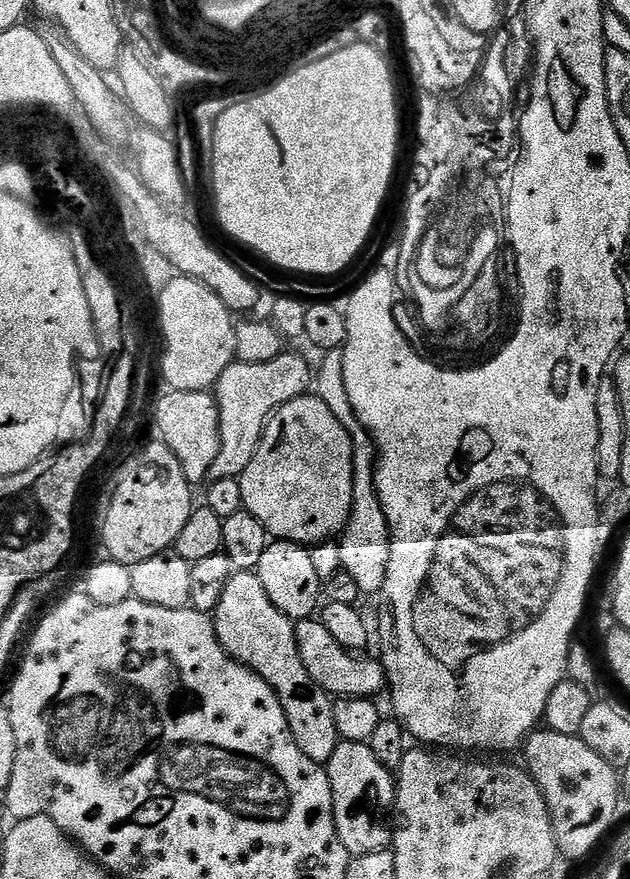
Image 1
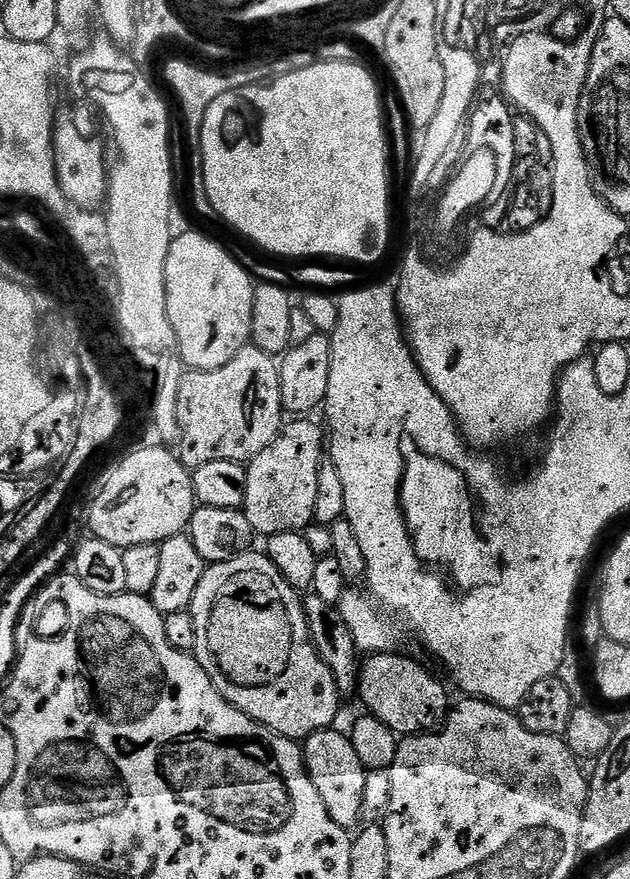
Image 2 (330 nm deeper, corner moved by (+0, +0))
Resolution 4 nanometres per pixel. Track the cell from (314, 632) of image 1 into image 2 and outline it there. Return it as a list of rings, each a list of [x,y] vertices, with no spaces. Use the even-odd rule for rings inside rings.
[[[391,651],[377,652],[367,657],[368,661],[360,664],[358,677],[358,697],[368,708],[367,711],[377,716],[383,724],[390,726],[390,730],[396,732],[397,737],[419,736],[435,732],[448,719],[450,703],[448,704],[448,692],[444,684],[428,668],[423,668],[416,660],[408,656],[392,656]]]

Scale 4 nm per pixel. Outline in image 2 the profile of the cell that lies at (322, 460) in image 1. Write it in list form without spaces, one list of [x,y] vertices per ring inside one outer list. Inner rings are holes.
[[[296,418],[296,420],[291,424],[291,422],[285,423],[283,425],[282,431],[279,436],[277,436],[276,441],[270,446],[266,446],[266,450],[262,450],[262,454],[258,454],[253,458],[253,460],[247,461],[246,467],[248,473],[246,474],[246,498],[244,499],[243,511],[246,514],[246,518],[250,522],[253,533],[262,534],[261,537],[267,538],[273,536],[274,534],[282,534],[283,532],[303,532],[309,524],[313,523],[312,515],[314,514],[314,497],[318,495],[318,470],[320,469],[322,461],[326,456],[326,436],[322,431],[320,433],[320,428],[316,424],[311,424],[311,419],[308,418]]]

